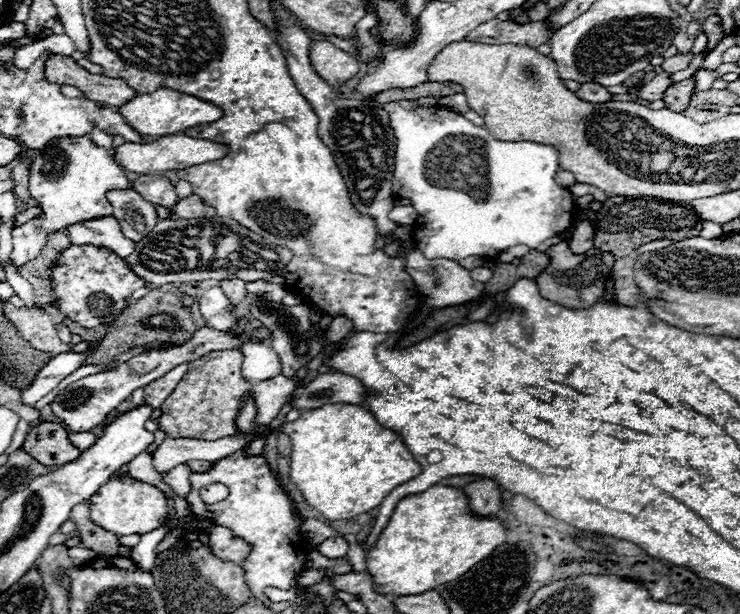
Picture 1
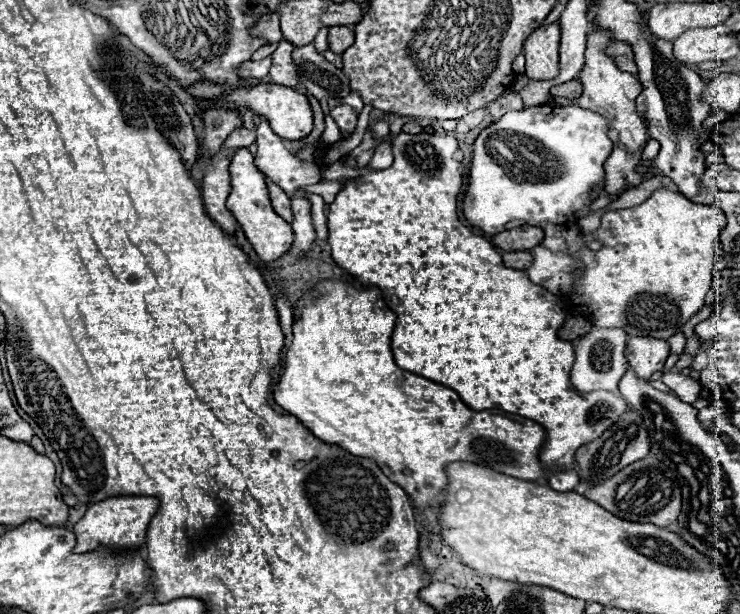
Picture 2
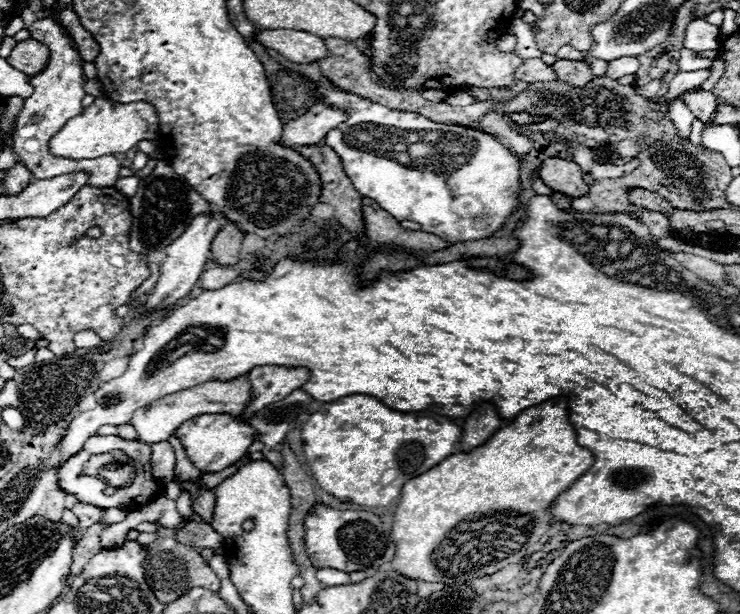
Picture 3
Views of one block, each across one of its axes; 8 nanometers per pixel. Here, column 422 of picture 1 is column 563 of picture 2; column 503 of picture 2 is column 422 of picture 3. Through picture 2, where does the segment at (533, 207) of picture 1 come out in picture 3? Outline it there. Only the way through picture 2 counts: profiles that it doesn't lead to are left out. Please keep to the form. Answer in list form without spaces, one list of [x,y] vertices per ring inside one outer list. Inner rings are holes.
[[[328,86],[316,88],[316,102],[348,114],[346,122],[324,136],[324,144],[338,154],[352,186],[362,196],[376,200],[398,222],[418,222],[422,232],[436,234],[446,242],[468,242],[490,238],[518,208],[518,156],[496,136],[390,110]]]

